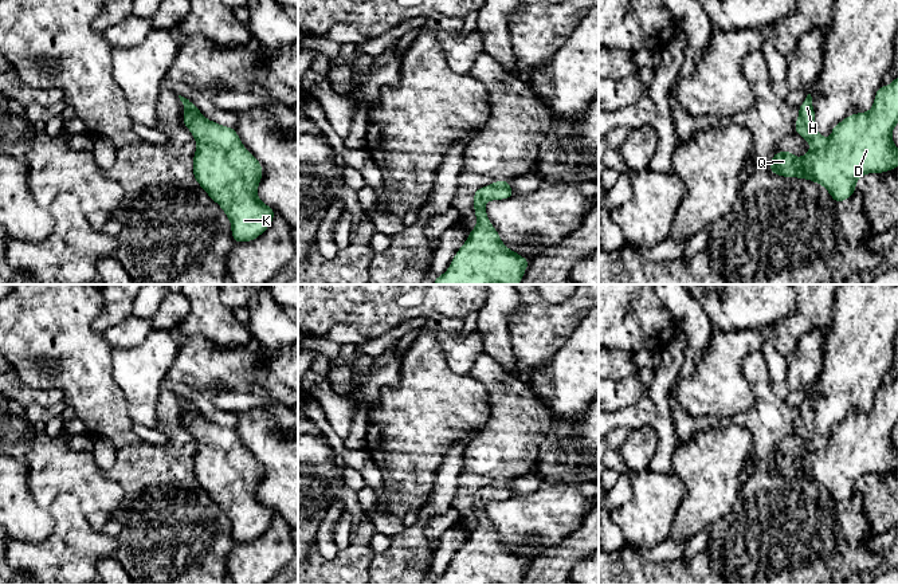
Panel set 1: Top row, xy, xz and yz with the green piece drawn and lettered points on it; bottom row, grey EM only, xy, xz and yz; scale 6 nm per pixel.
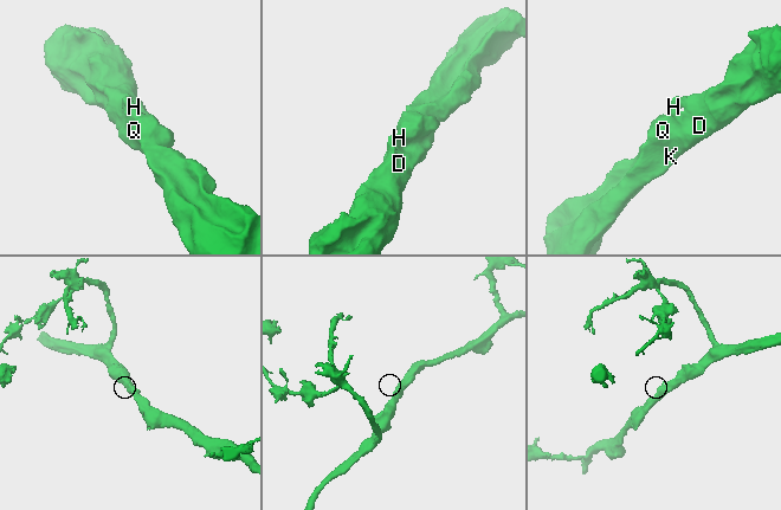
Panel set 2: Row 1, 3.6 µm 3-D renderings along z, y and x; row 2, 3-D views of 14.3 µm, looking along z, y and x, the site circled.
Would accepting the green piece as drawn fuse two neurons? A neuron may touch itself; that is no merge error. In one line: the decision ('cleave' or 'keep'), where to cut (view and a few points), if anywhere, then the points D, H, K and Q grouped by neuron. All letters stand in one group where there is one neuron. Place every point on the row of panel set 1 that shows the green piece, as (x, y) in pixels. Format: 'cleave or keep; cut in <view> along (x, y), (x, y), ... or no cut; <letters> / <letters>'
keep; no cut; D H K Q

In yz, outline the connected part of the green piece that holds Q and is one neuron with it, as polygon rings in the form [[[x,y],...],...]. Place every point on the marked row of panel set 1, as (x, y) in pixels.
[[[898,76],[890,86],[882,85],[877,93],[872,107],[867,113],[855,113],[832,126],[831,138],[816,131],[815,110],[811,94],[799,107],[795,133],[800,134],[811,150],[796,158],[791,150],[775,153],[769,170],[783,177],[807,178],[823,185],[835,203],[843,203],[855,195],[856,181],[867,173],[883,173],[898,168],[898,148],[891,140],[898,122]]]

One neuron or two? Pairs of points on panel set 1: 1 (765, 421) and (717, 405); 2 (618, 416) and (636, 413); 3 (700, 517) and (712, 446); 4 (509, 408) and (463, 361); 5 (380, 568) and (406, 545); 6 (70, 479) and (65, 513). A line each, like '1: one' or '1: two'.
1: two
2: one
3: one
4: two
5: one
6: two

